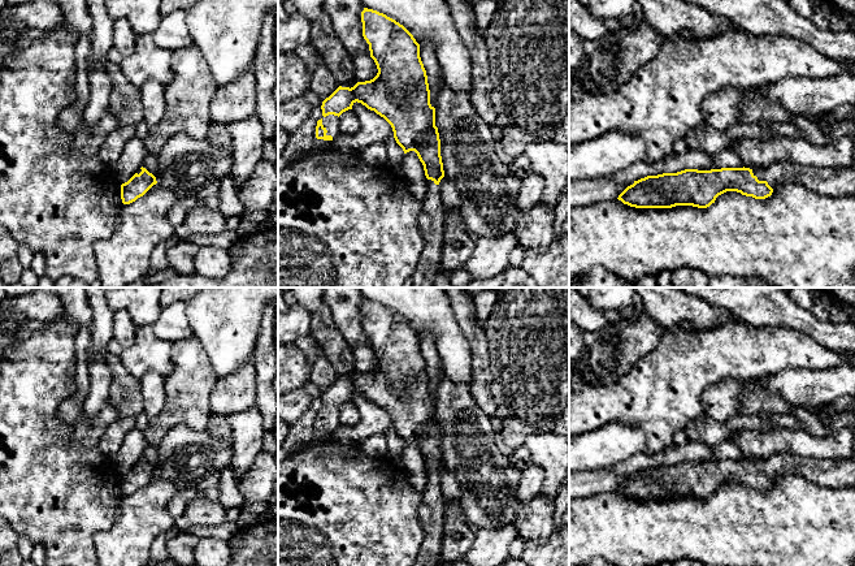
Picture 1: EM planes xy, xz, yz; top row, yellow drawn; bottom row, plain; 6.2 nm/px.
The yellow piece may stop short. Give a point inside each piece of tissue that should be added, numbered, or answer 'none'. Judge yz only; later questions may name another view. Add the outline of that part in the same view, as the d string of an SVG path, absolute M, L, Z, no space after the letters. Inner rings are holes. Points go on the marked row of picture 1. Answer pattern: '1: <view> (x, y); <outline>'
1: yz (833, 181); M777 161L767 168L752 169L759 181L767 181L772 189L780 185L799 183L806 189L828 196L855 195L855 164L851 167L811 167L791 161Z

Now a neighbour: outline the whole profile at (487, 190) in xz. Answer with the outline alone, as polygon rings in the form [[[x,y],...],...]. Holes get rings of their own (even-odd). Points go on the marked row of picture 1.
[[[439,73],[440,88],[435,103],[435,126],[440,139],[444,177],[460,193],[460,211],[466,232],[472,236],[500,237],[516,233],[516,217],[521,213],[516,198],[521,180],[495,156],[491,128],[474,111],[470,91],[456,91]]]

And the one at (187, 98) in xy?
[[[195,44],[173,51],[170,68],[173,79],[165,86],[165,116],[142,141],[147,154],[156,157],[174,134],[207,139],[212,126],[209,105],[218,88]]]

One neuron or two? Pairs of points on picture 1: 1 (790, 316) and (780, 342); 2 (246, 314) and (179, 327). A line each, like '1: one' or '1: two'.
1: two
2: two

